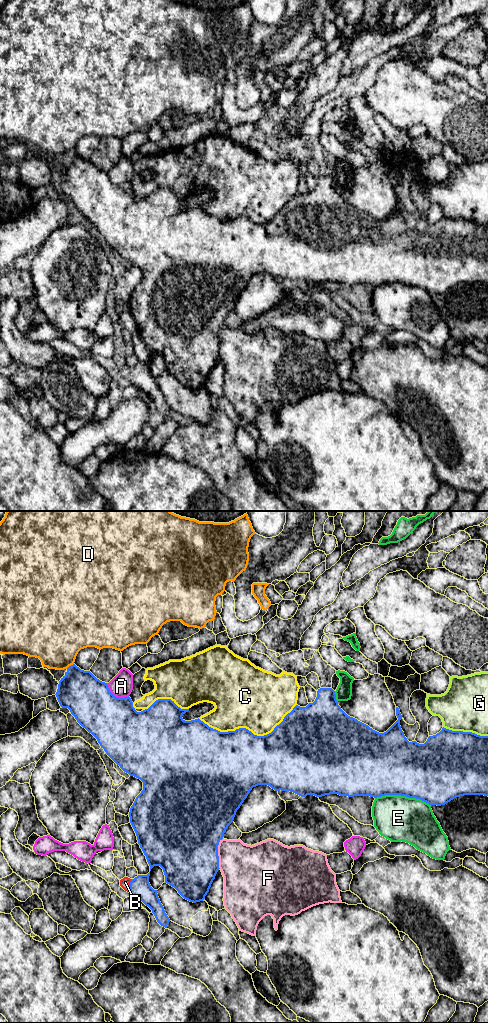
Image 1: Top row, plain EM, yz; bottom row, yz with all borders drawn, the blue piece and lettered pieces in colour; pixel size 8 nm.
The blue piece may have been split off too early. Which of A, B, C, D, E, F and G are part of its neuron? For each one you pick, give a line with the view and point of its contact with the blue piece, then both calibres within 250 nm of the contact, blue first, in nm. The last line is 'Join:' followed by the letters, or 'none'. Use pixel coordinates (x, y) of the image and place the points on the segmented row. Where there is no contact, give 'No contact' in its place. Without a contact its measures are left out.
B: Touches blue at yz (130, 886). Thickness 160 nm (blue) against 80 nm
Join: B

